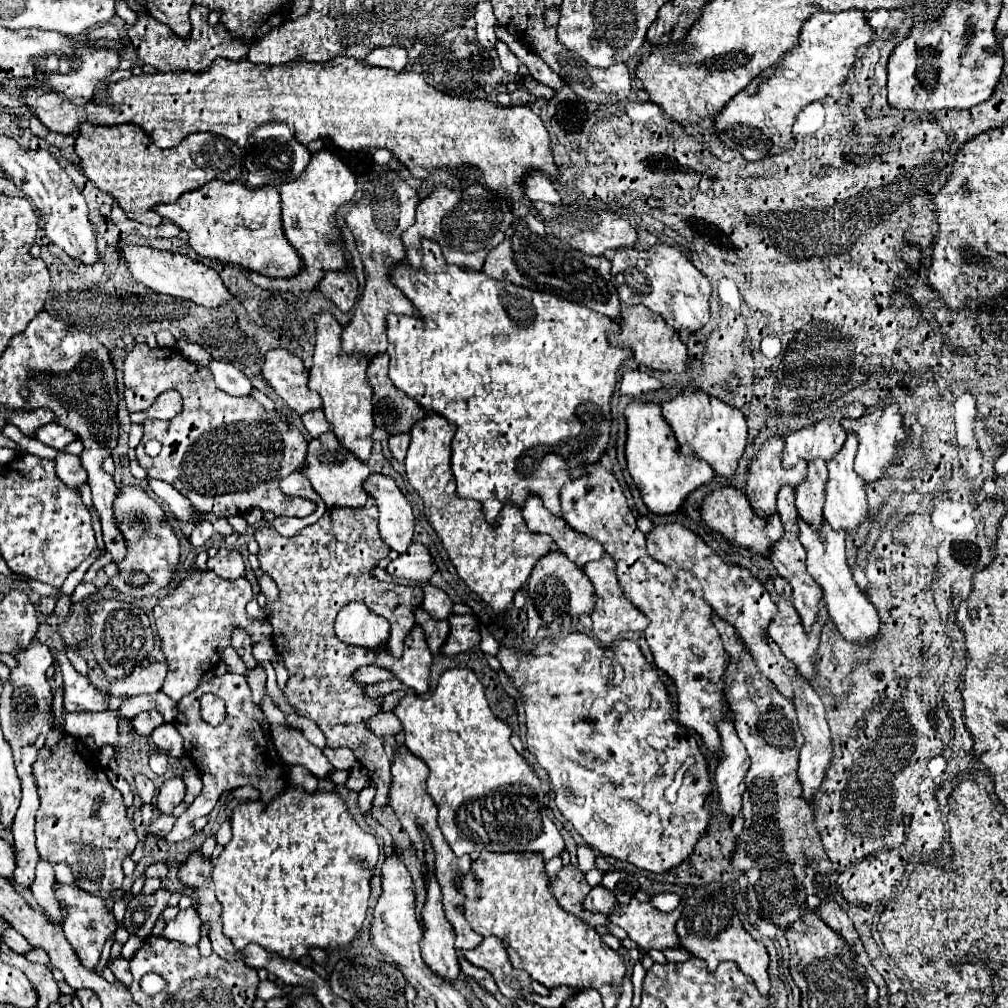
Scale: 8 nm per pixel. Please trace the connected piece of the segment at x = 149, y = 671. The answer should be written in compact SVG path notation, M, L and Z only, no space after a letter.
M153 662L147 668L137 666L137 670L133 670L131 676L111 682L109 694L113 694L113 696L123 696L123 694L137 696L137 694L145 694L145 692L159 692L166 675L166 662Z

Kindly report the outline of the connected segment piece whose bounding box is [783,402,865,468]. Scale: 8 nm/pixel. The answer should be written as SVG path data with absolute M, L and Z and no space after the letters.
M849 404L845 410L835 412L833 416L825 418L815 426L807 426L799 432L791 432L785 438L785 454L783 454L783 468L793 468L799 460L811 462L821 458L829 462L845 444L847 434L841 428L841 418L861 418L865 412L863 404Z

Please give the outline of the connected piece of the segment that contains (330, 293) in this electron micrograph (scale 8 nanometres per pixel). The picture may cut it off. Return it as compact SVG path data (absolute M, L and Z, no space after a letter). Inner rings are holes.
M345 268L341 272L325 272L325 278L319 282L319 292L331 300L343 314L349 312L357 298L357 278L353 268Z

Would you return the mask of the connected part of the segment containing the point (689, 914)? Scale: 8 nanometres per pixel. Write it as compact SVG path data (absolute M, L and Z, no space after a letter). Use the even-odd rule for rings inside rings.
M727 888L719 892L707 890L701 896L687 898L687 906L683 908L683 914L677 922L677 934L685 950L689 950L693 956L707 962L709 972L715 972L721 962L733 960L739 964L743 974L749 974L753 978L753 982L757 984L757 990L763 996L769 996L771 982L769 982L769 972L767 972L769 968L767 948L761 942L753 940L751 934L741 926L741 920L733 906L733 898L729 896Z

